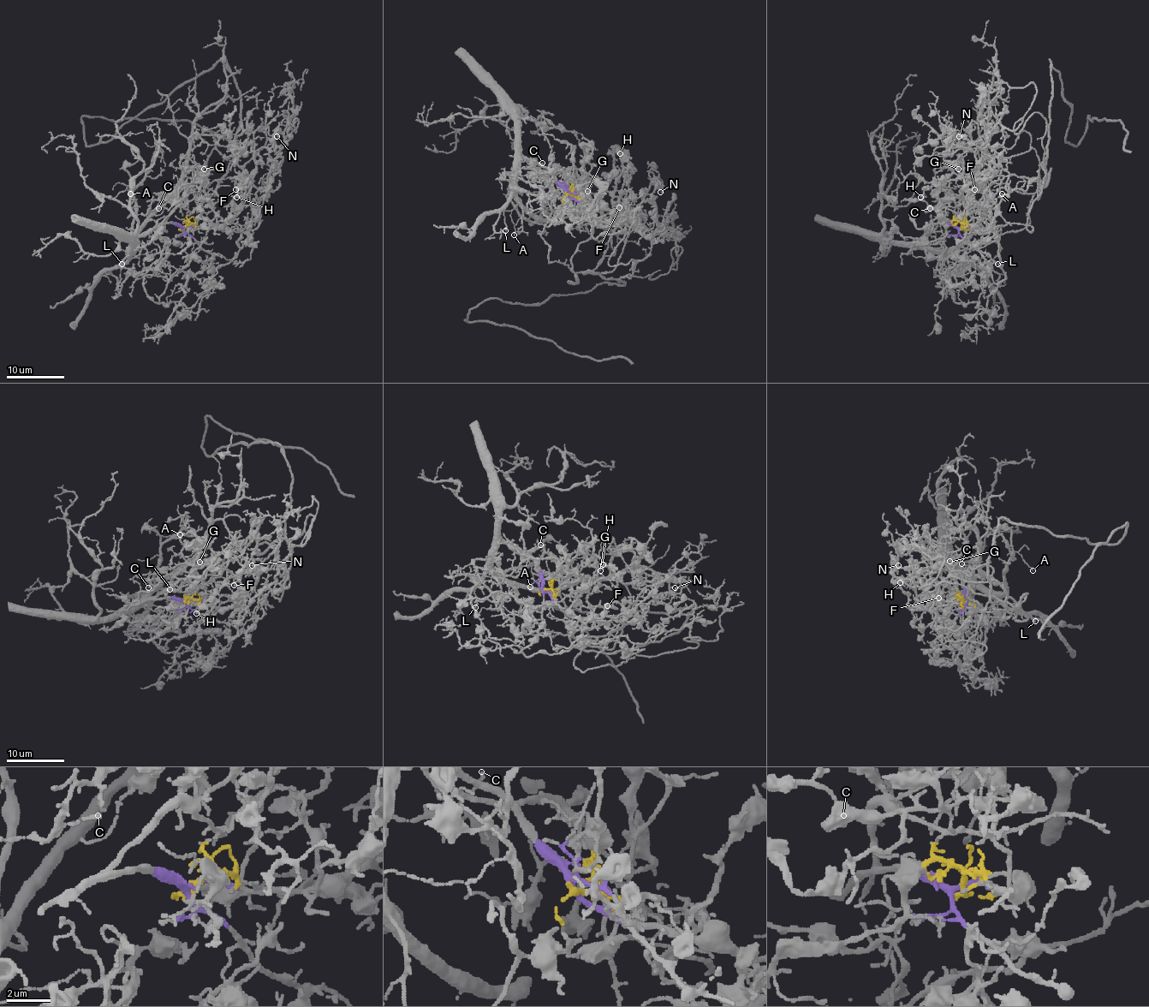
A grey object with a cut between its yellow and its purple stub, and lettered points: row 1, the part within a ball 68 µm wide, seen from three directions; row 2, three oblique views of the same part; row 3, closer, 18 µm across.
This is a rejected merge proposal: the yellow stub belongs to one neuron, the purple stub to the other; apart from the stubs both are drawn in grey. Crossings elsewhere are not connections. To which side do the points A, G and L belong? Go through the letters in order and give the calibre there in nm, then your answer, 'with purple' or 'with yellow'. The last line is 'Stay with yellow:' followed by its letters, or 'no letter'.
A: 110 nm thick; with purple
G: 130 nm thick; with yellow
L: 200 nm thick; with purple
Stay with yellow: G

